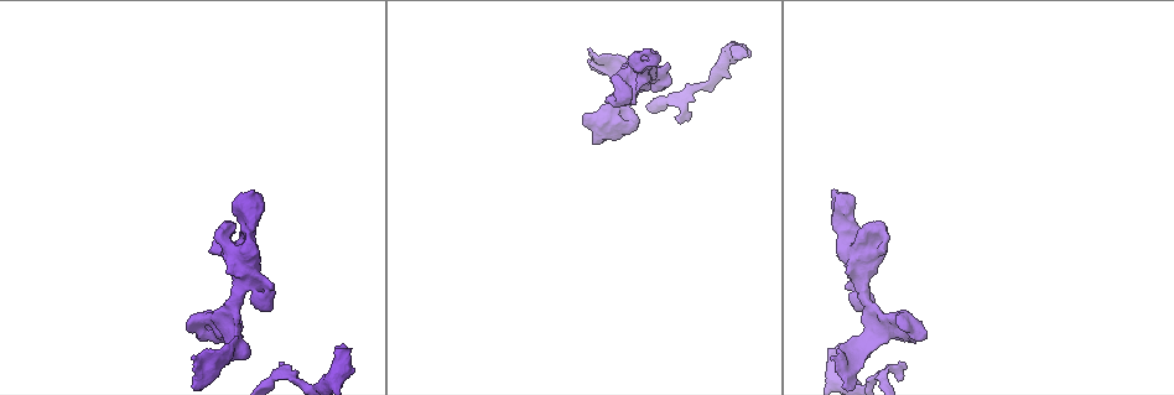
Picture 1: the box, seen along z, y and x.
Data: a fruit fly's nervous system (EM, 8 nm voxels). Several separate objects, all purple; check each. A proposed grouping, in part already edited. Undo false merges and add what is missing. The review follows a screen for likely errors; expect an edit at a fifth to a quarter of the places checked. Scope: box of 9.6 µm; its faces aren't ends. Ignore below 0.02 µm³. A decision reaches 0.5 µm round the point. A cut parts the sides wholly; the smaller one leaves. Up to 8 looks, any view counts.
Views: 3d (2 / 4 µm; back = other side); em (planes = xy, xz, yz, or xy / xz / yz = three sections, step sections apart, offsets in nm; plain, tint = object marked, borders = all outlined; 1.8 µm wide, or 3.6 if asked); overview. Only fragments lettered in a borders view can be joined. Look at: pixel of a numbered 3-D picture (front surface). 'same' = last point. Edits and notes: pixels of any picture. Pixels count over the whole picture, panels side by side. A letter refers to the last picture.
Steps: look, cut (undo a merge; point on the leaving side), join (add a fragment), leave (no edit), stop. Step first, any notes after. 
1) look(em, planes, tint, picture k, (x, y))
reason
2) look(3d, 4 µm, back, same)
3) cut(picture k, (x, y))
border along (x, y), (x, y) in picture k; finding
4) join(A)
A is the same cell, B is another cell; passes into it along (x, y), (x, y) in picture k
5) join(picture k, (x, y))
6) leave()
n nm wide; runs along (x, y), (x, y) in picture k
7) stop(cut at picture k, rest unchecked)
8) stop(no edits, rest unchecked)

look(em, xy, step 4, borders, picture 1, (342, 343))
stops while still wide

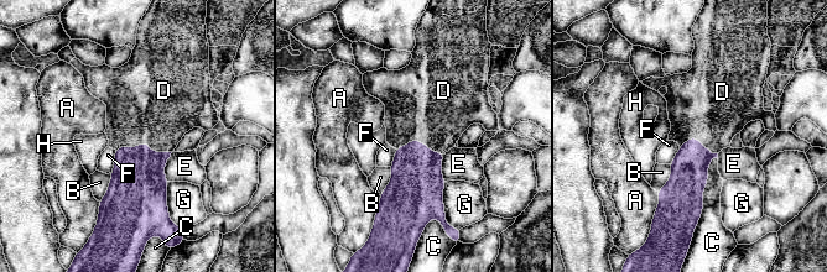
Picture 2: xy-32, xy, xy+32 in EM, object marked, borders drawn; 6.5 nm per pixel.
join(D)
C touches over 440 nm; D is the same cell, A, B, C, E, F, G and H are other cells; passes into it along (138, 179), (142, 142), (146, 104) in picture 2; the cell continues

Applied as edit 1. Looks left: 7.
look(overview)
see it whole again

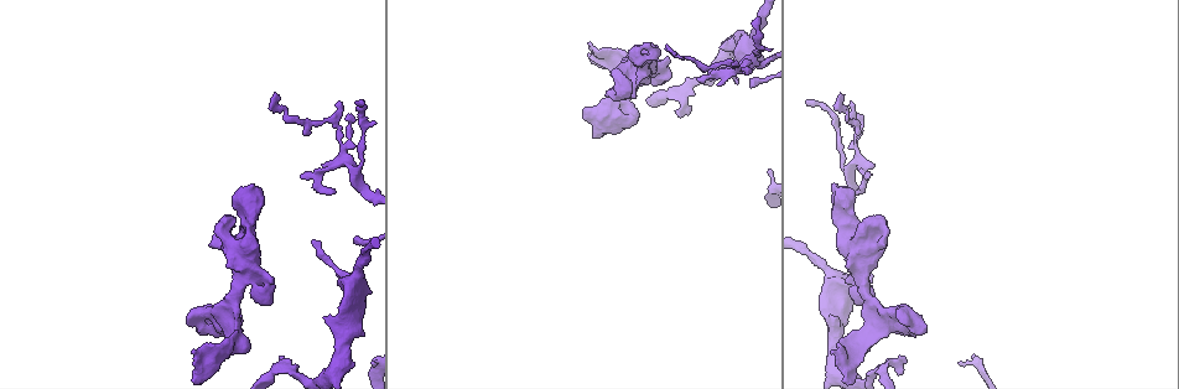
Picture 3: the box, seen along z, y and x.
look(em, xz, step 4, plain, picture 3, (336, 121))
abrupt turn

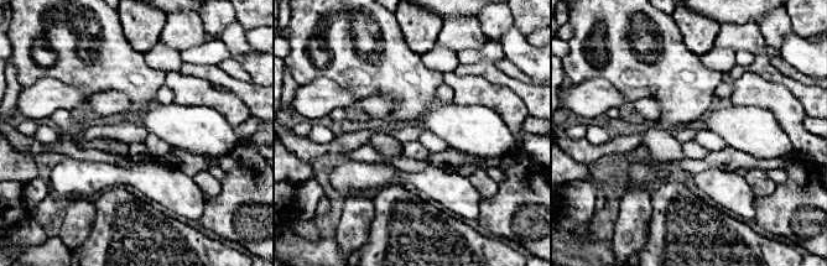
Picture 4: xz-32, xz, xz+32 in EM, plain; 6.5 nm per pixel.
look(em, xz, step 4, borders, same)

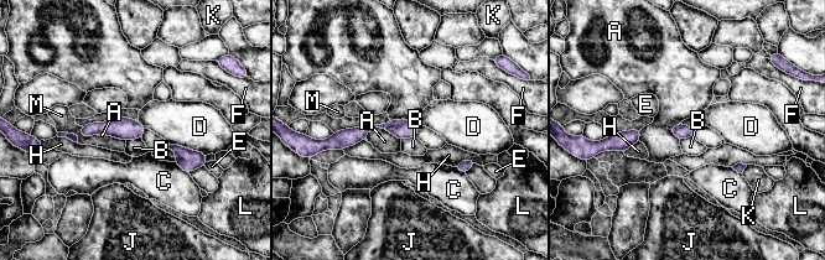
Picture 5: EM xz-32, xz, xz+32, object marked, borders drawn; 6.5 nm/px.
leave()
100 nm wide; A, B, C, D, E, F, H, J, K, L and M are other cells; runs along (415, 128), (373, 126), (356, 135), (336, 135) in picture 5; continuous, no second cell

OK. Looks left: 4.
look(em, xz, step 16, borders, picture 3, (884, 243))
an open end

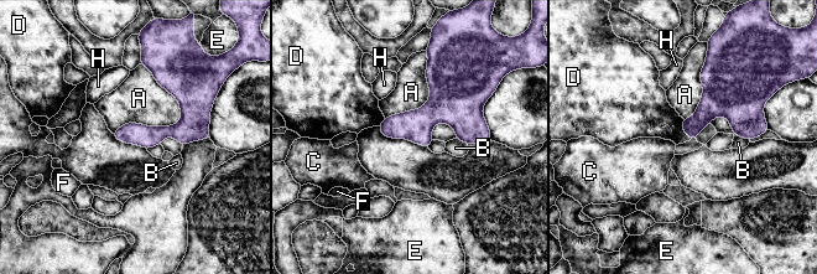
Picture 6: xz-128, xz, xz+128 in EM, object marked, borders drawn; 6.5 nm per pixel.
look(em, planes, borders, same)
another direction

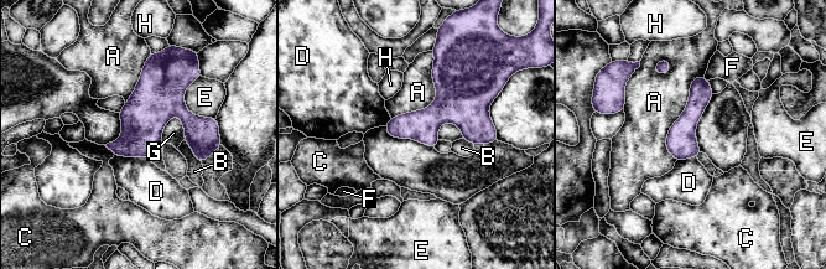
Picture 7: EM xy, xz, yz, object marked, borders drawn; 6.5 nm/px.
leave()
A, B, C, D, E, F, G and H are other cells; runs along (701, 79), (679, 158) in picture 7; no lettered fragment goes on from it

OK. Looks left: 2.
stop(join at picture 2, rest unchecked)

